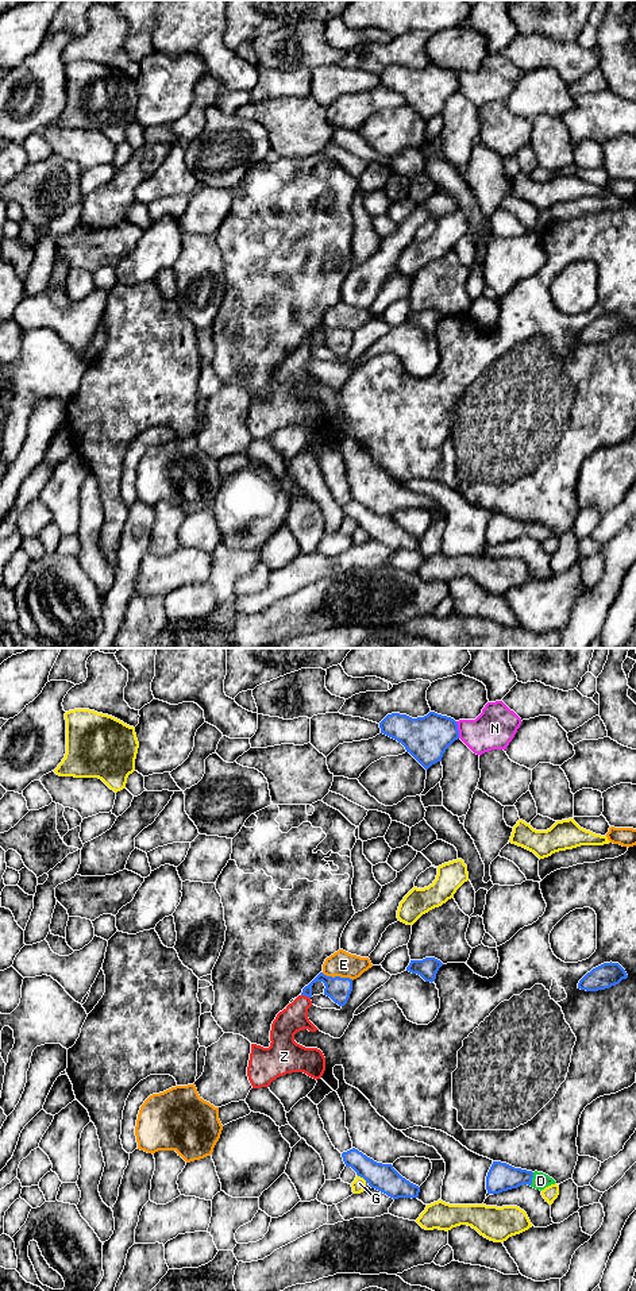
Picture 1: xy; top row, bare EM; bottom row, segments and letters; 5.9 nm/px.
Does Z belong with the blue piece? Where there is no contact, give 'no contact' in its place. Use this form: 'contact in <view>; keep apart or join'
contact in xy; join

